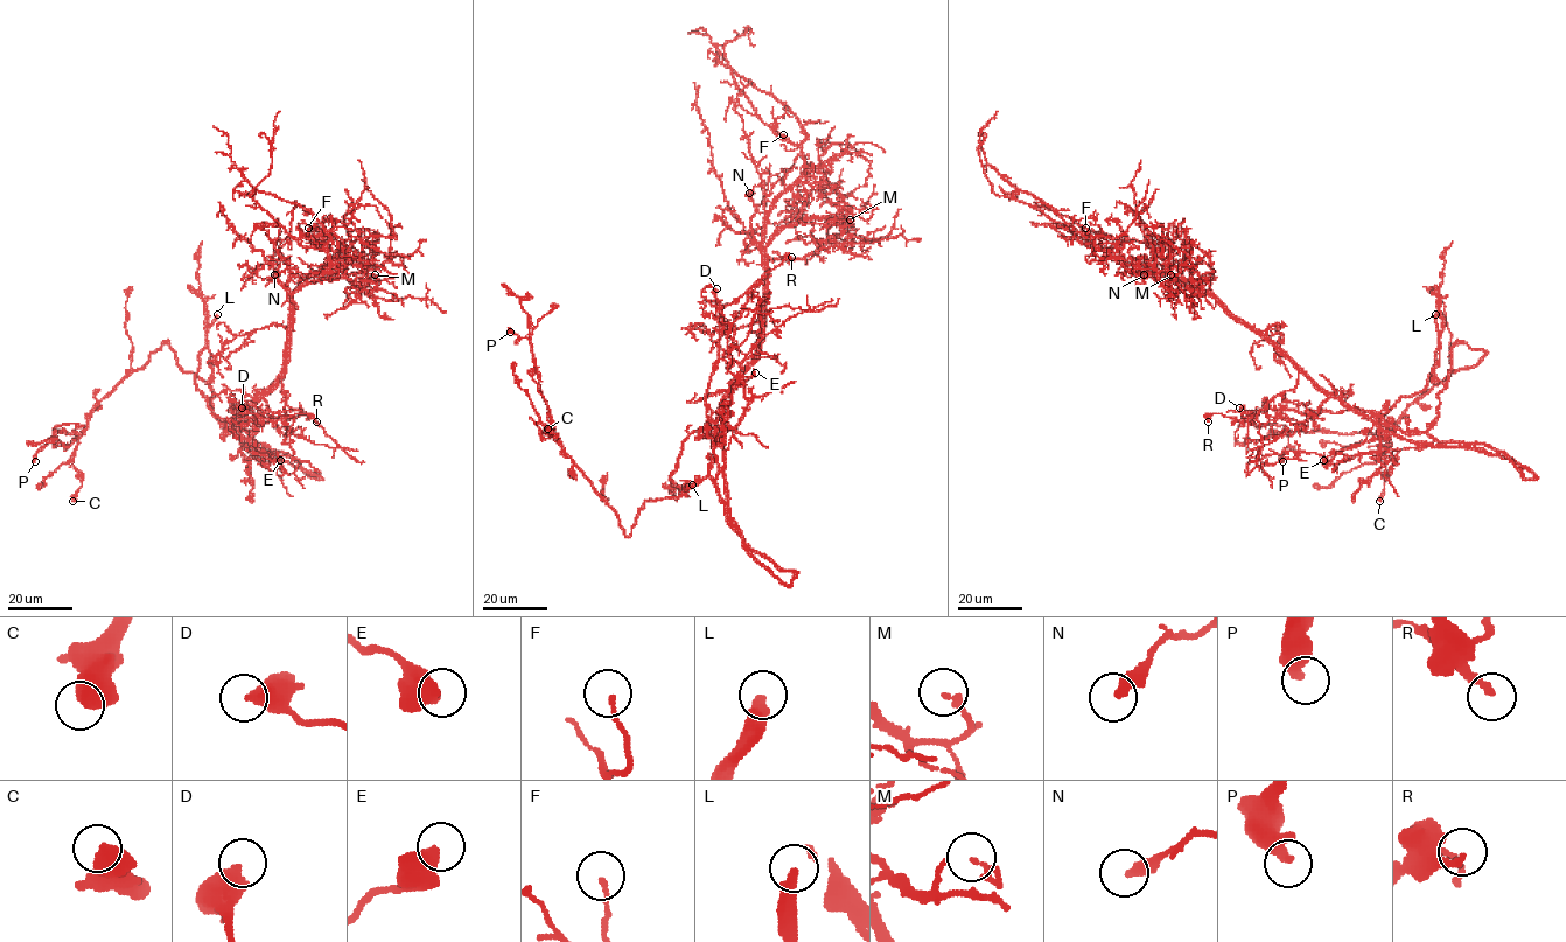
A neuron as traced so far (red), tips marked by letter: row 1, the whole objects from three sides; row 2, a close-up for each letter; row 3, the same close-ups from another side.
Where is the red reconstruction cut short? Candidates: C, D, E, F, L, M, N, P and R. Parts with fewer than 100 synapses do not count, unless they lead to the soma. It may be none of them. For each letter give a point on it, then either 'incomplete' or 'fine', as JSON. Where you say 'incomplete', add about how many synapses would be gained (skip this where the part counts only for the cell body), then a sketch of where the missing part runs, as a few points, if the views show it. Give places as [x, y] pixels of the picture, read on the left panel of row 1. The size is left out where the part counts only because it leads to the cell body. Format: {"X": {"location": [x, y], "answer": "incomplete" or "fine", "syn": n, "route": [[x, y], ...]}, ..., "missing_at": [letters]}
{"C": {"location": [72, 501], "answer": "fine"}, "D": {"location": [242, 407], "answer": "fine"}, "E": {"location": [280, 460], "answer": "fine"}, "F": {"location": [308, 228], "answer": "fine"}, "L": {"location": [217, 314], "answer": "incomplete", "route": [[217, 314], [233, 280], [247, 216], [244, 192], [230, 169], [252, 99], [244, 71], [225, 58]]}, "M": {"location": [375, 274], "answer": "fine"}, "N": {"location": [274, 274], "answer": "fine"}, "P": {"location": [35, 461], "answer": "fine"}, "R": {"location": [316, 421], "answer": "fine"}, "missing_at": ["L"]}

